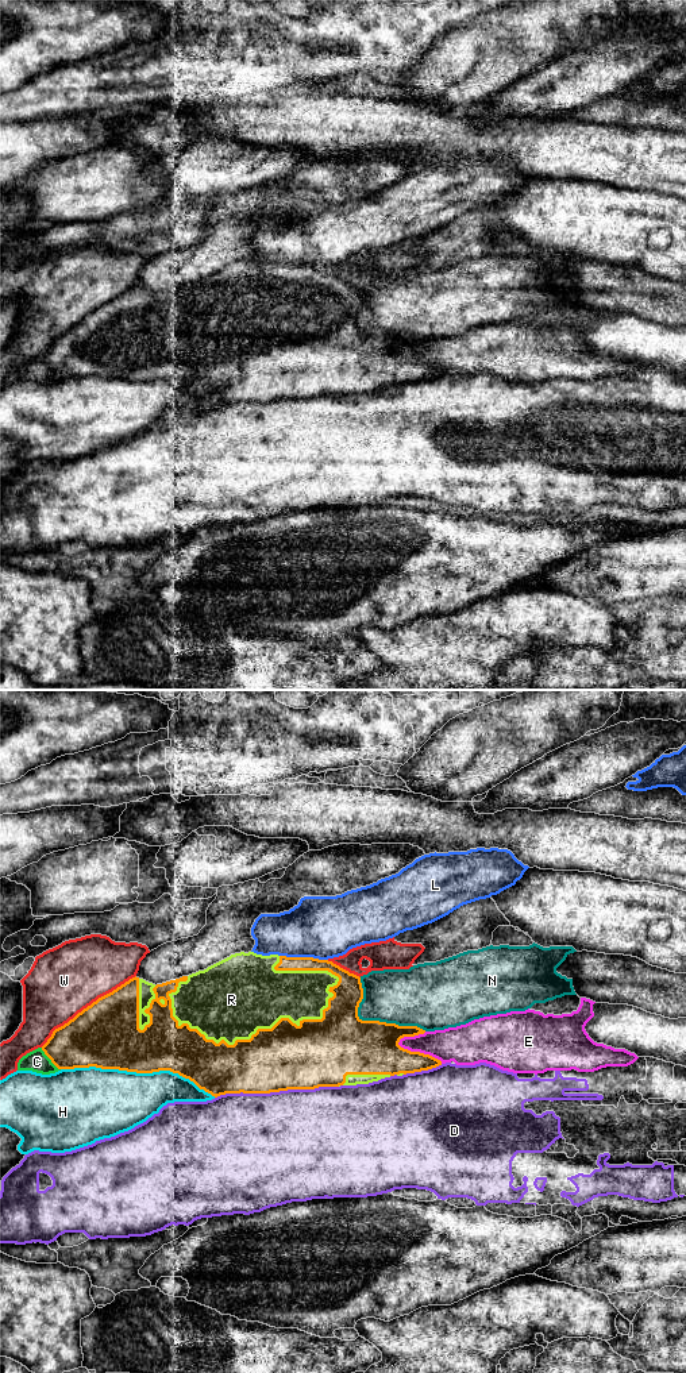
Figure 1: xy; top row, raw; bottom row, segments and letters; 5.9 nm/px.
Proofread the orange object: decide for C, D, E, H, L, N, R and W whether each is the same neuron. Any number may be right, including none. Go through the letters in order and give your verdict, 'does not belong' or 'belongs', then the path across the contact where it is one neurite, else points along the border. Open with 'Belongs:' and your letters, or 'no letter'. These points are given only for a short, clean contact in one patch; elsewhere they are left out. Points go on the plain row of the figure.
Belongs: R
C: does not belong
D: does not belong
E: does not belong
H: does not belong
L: does not belong
N: does not belong
R: belongs
W: does not belong

